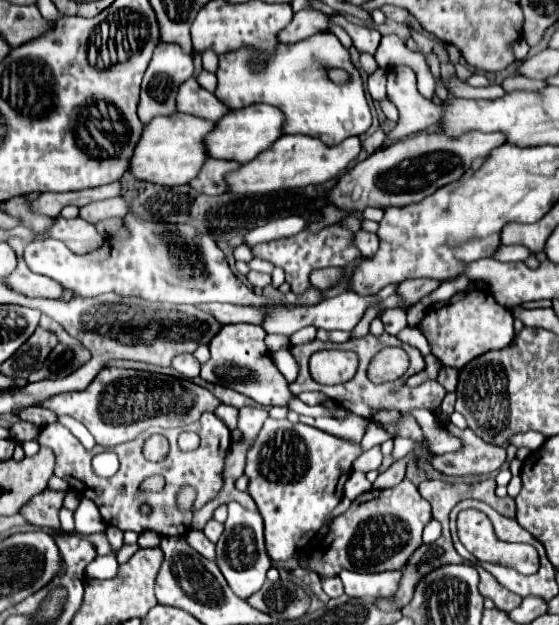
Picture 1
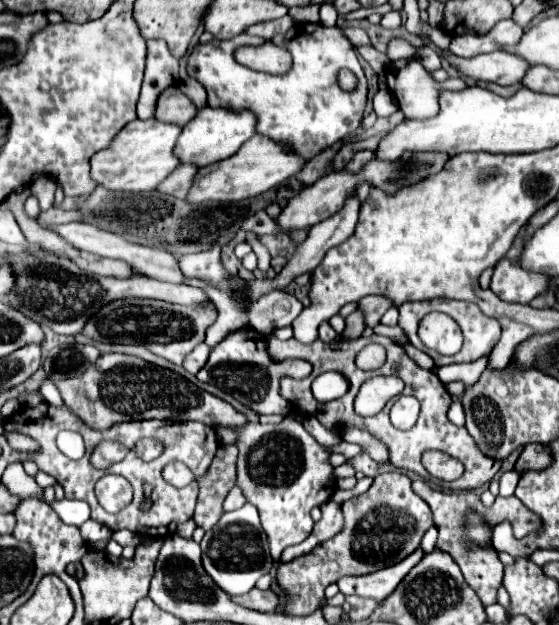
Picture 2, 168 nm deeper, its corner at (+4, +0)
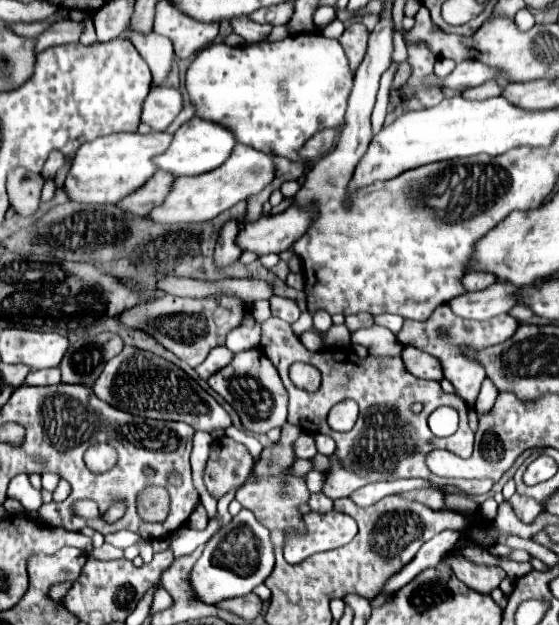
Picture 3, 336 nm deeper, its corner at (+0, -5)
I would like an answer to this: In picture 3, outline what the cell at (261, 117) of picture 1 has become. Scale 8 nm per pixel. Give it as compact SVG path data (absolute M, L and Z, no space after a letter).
M192 117L188 123L184 123L176 133L174 133L174 141L168 147L168 153L164 153L162 157L156 157L156 165L164 171L176 173L176 175L200 175L200 173L208 173L214 171L216 167L220 167L234 151L236 147L236 137L230 129L226 129L224 125L216 123L216 121L208 121L202 117Z

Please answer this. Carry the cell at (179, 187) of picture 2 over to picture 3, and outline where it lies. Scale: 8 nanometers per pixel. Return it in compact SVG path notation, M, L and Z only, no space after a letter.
M158 171L156 177L152 177L152 181L148 181L148 185L144 185L144 189L138 189L136 193L132 193L132 197L126 197L118 205L122 209L128 209L130 213L146 215L154 207L160 207L164 203L174 181L176 181L176 175L172 175L168 171Z

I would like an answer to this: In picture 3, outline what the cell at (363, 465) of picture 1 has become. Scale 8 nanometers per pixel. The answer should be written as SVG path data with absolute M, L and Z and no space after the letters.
M310 471L310 473L306 475L306 483L308 483L310 493L320 493L320 491L322 491L324 481L326 481L324 477L326 477L324 471Z

